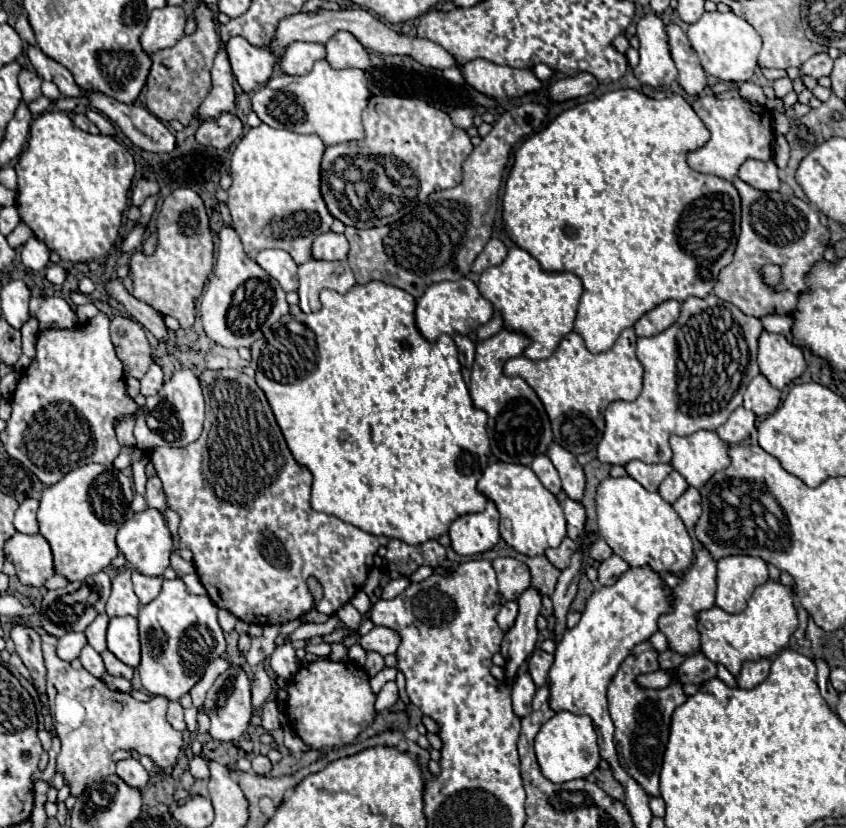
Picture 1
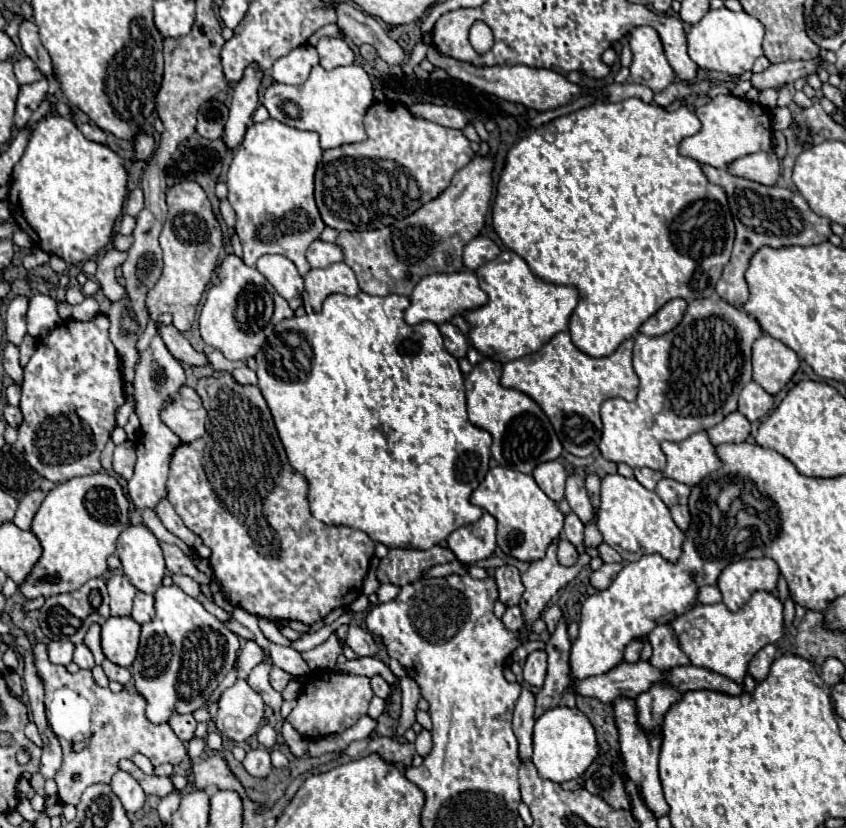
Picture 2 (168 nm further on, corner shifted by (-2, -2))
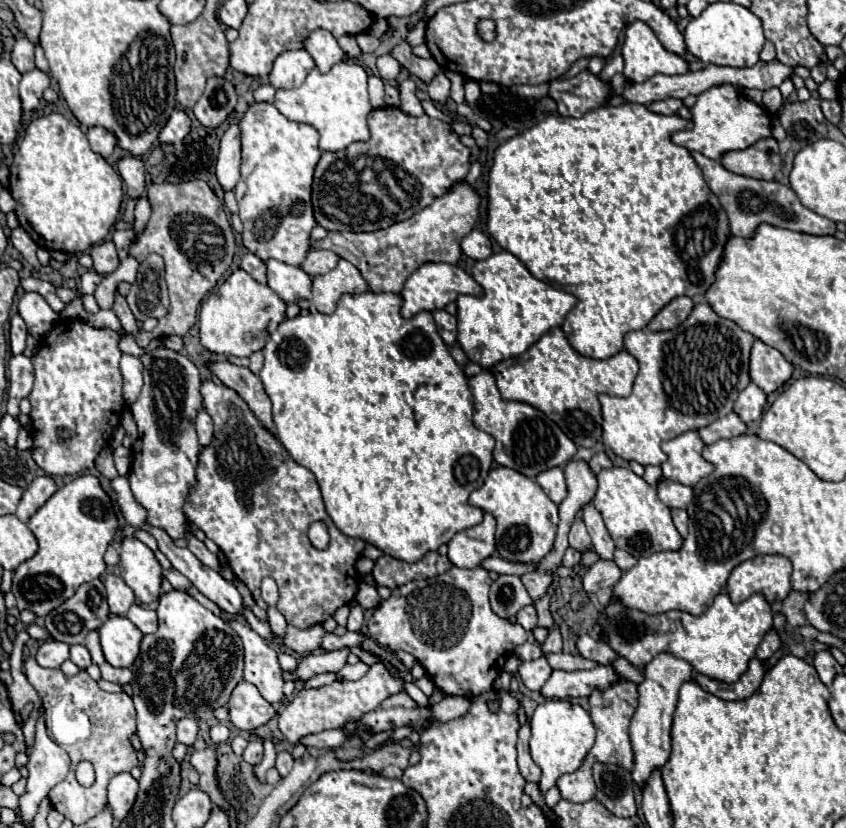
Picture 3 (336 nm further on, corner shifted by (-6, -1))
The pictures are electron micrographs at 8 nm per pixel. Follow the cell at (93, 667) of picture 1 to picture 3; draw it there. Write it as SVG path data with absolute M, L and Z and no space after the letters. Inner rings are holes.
M73 645L71 647L71 653L69 653L69 659L79 667L79 669L87 669L91 665L91 655L87 651L85 645Z

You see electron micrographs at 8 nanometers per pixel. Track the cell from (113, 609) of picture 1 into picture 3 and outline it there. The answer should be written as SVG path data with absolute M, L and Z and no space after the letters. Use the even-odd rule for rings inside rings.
M109 573L105 577L105 589L107 589L107 601L109 601L109 611L111 613L125 615L129 611L129 607L135 603L135 593L117 575Z

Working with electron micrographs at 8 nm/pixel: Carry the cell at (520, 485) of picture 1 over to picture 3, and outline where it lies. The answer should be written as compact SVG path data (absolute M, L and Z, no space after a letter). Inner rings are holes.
M507 467L489 471L483 487L469 495L469 503L489 513L497 521L497 551L511 563L539 563L555 543L557 531L557 505L543 493L535 479L525 477Z

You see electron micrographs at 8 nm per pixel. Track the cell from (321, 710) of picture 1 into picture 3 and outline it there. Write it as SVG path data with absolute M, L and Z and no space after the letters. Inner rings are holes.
M381 663L369 667L369 671L359 681L333 681L317 689L301 689L281 711L279 729L289 743L299 743L299 737L309 733L321 733L325 729L339 729L349 719L359 719L367 711L373 711L387 697L403 693L403 681L393 677L389 669Z

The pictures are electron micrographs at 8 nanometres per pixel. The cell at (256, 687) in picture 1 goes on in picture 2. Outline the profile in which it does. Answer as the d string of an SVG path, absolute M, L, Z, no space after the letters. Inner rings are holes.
M273 666L271 674L269 674L269 684L271 684L277 692L283 692L283 688L287 686L289 680L291 680L291 676L289 676L287 672L283 672L281 668L275 668L275 666Z

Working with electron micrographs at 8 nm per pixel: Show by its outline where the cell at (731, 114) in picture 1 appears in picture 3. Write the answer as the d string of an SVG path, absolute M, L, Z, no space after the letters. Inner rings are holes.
M715 85L697 97L697 103L691 107L691 129L673 133L671 141L689 151L699 151L709 159L721 159L723 153L745 149L755 141L771 135L769 115L753 103L749 97L739 93L733 85Z

